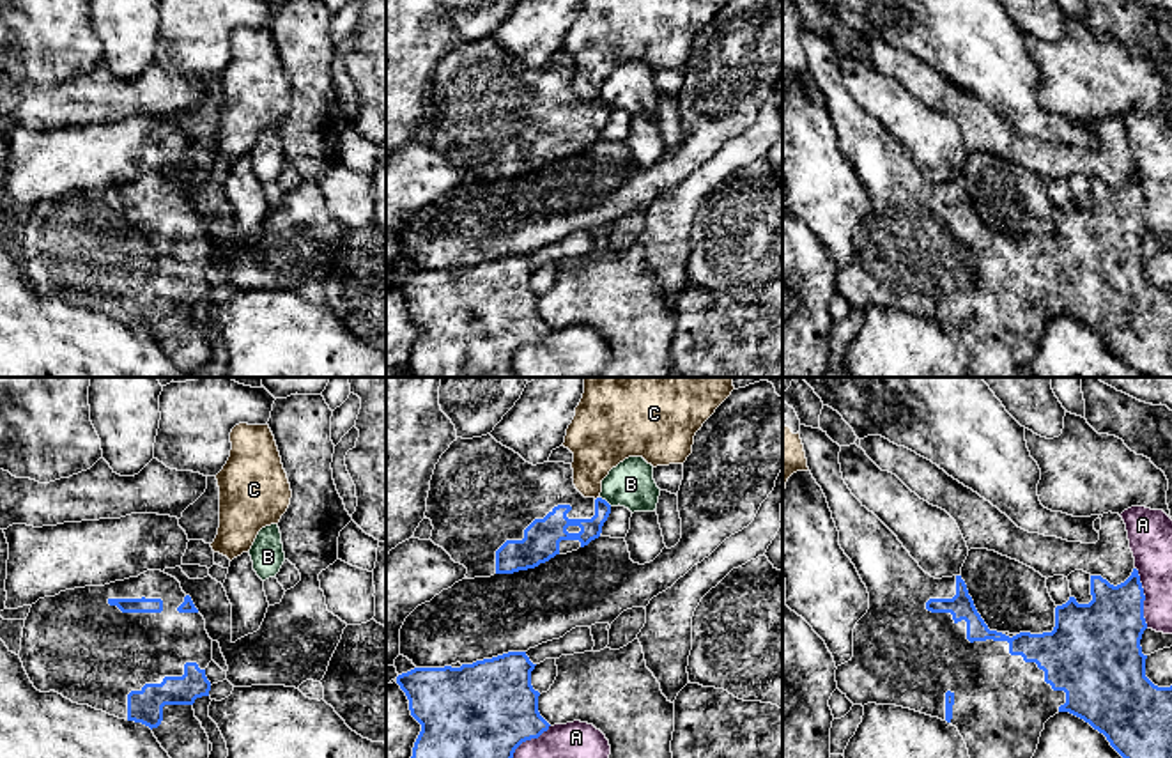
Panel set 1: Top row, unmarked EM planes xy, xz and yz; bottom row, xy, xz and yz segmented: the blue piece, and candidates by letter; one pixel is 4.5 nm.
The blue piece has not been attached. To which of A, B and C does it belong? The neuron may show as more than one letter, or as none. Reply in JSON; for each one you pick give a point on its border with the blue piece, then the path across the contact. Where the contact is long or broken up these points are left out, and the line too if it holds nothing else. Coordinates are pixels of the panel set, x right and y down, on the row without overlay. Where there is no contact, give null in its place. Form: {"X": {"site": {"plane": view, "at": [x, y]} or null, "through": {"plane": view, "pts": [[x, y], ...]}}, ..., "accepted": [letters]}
{"accepted": []}

